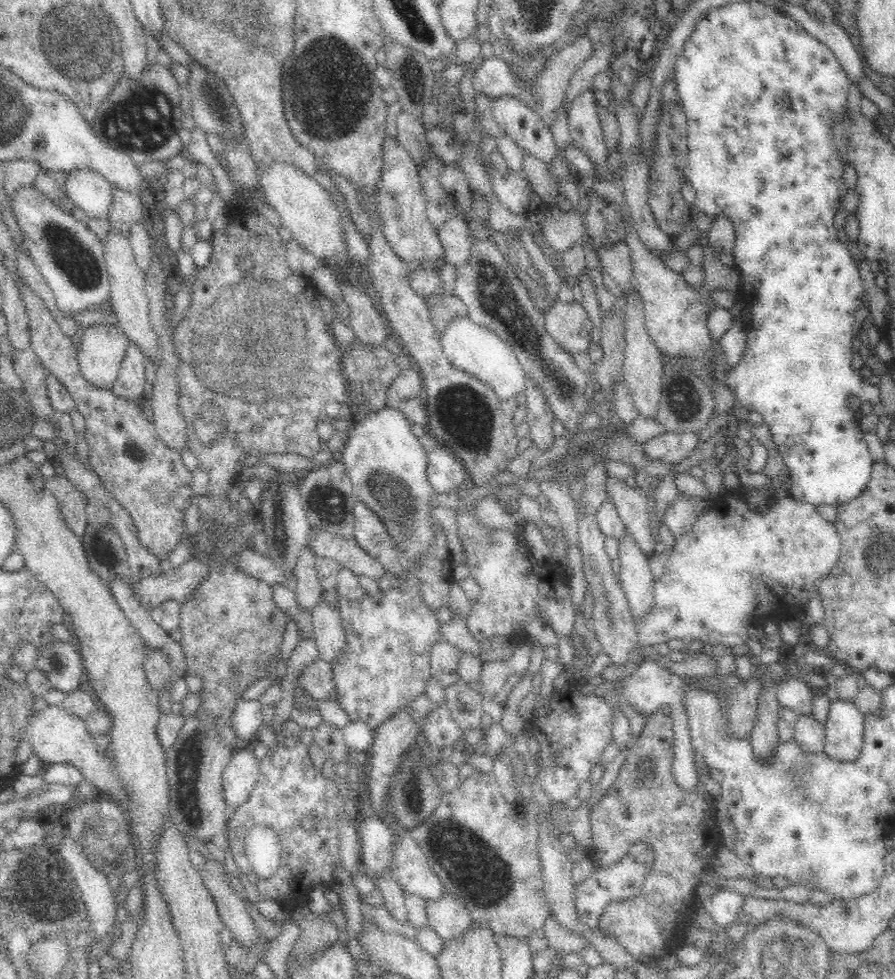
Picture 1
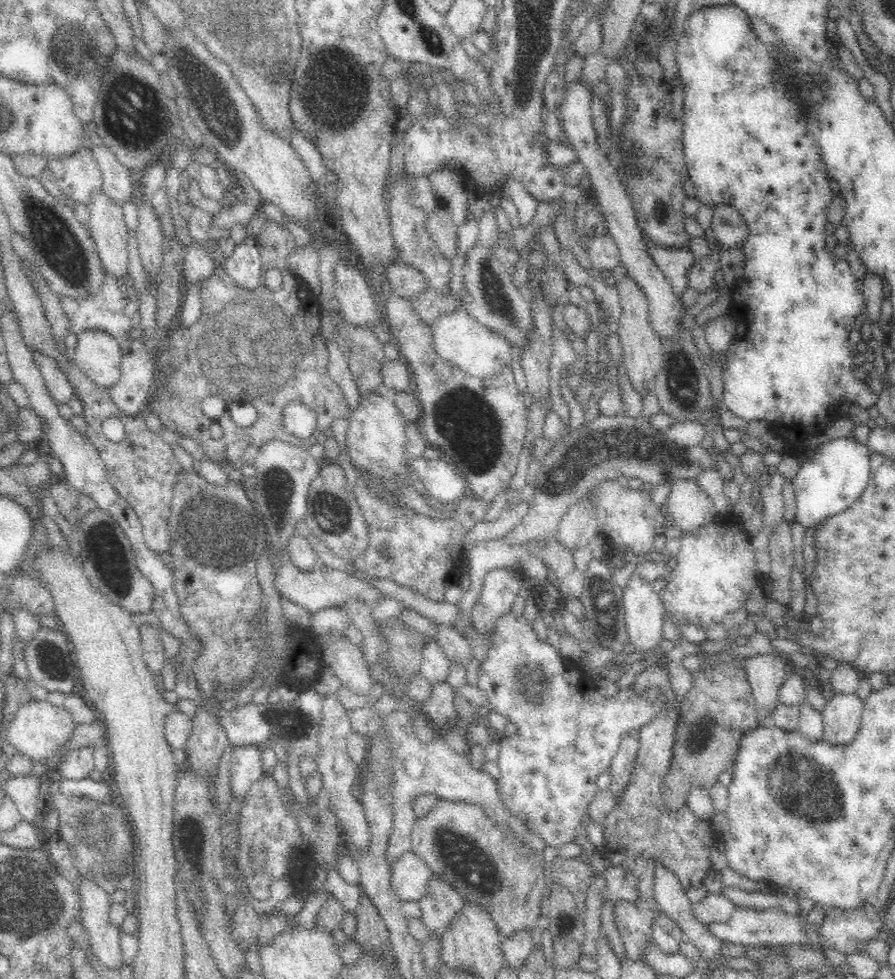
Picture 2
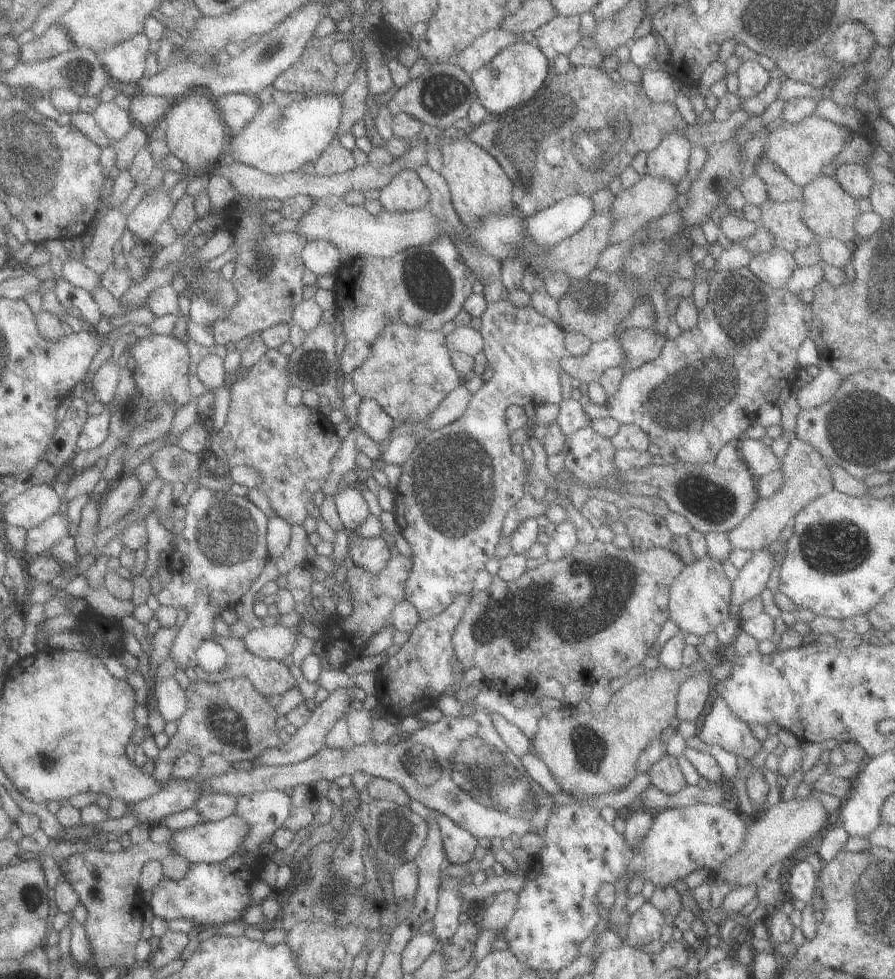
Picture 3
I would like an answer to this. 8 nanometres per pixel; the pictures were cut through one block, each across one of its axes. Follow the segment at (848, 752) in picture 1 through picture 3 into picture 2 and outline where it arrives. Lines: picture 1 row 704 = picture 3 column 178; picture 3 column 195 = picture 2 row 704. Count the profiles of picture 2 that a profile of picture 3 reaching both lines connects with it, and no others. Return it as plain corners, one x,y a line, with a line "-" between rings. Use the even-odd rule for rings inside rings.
829,691
822,708
823,739
831,745
849,743
861,727
862,699
854,693

